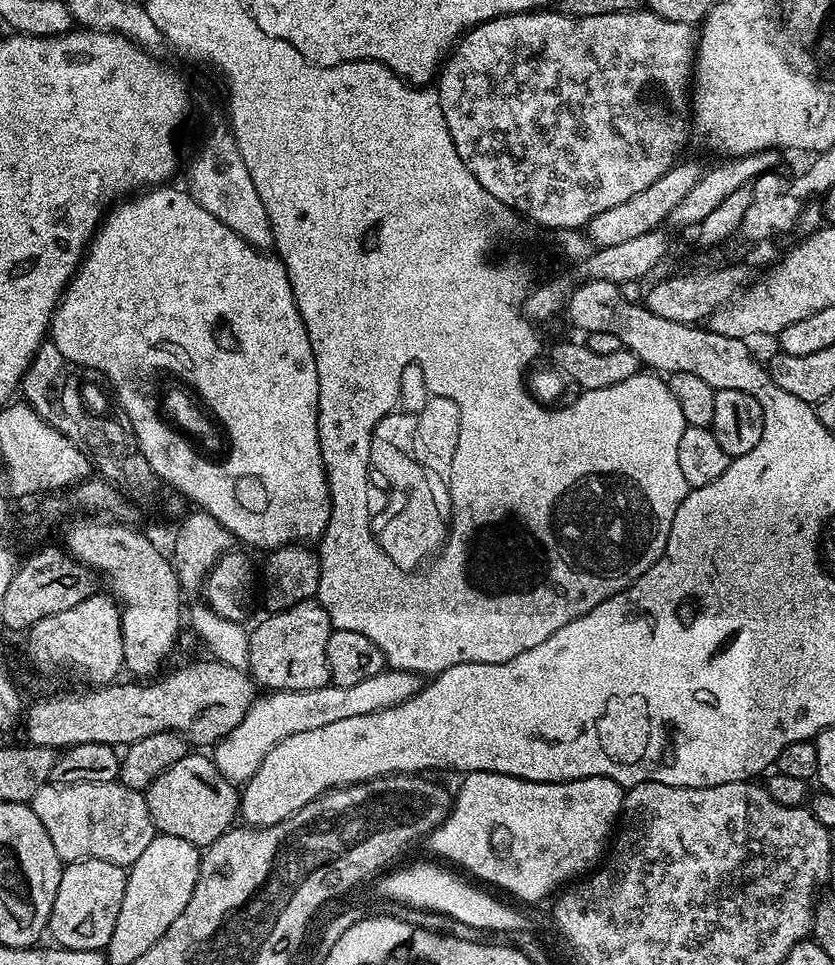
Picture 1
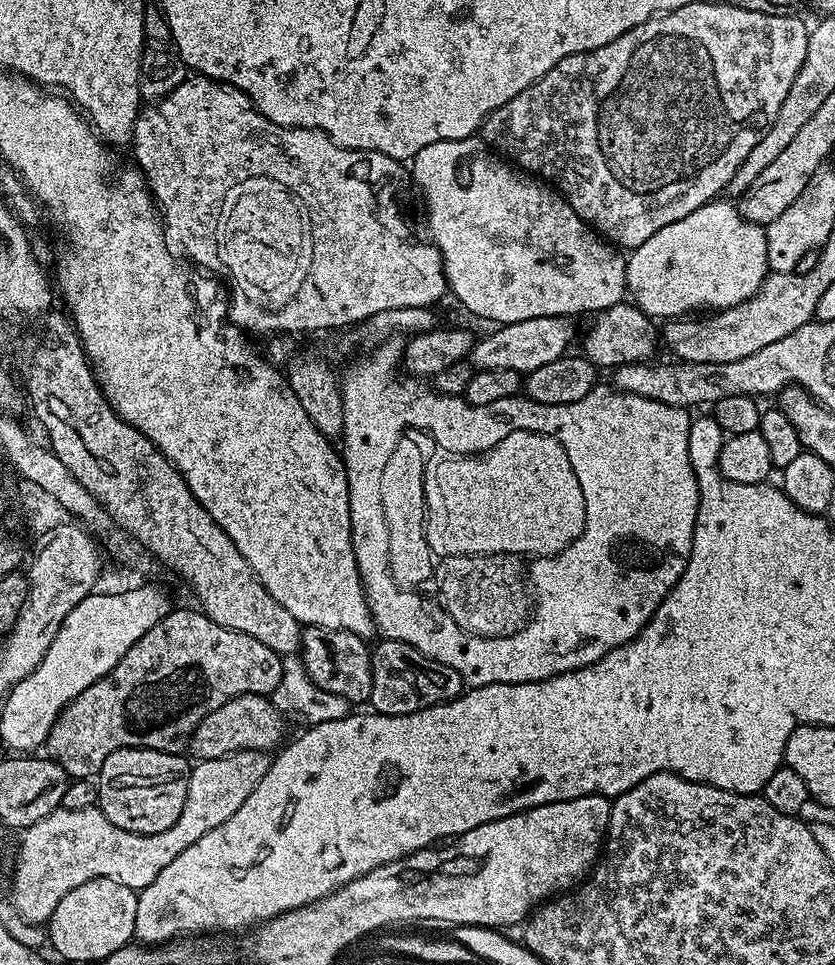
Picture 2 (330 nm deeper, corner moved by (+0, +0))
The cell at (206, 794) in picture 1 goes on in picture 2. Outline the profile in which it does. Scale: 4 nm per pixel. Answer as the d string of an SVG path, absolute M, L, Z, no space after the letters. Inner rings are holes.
M119 748L102 762L95 781L98 807L114 826L139 836L170 830L186 806L189 761L174 752L159 752L149 748Z

